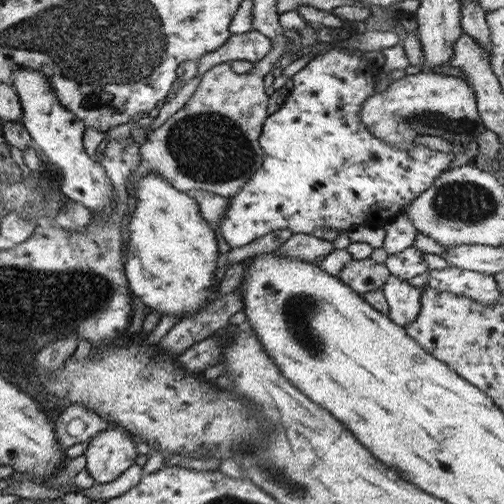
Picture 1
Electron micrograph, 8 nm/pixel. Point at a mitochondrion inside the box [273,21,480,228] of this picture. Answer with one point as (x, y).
(423, 119)

